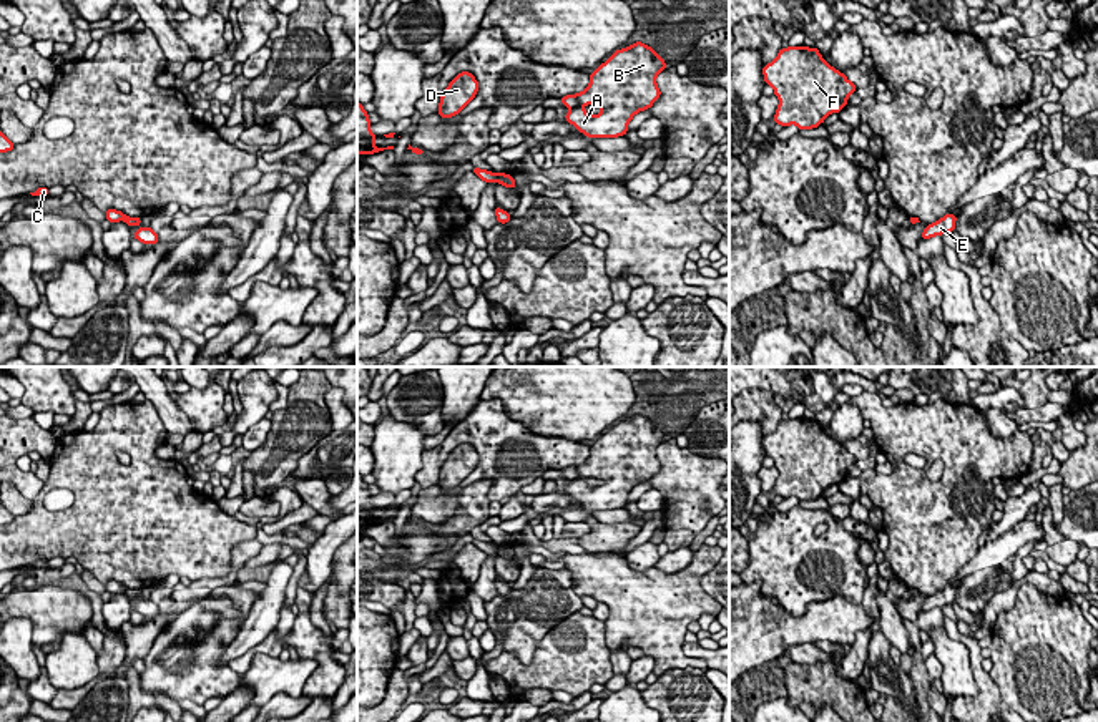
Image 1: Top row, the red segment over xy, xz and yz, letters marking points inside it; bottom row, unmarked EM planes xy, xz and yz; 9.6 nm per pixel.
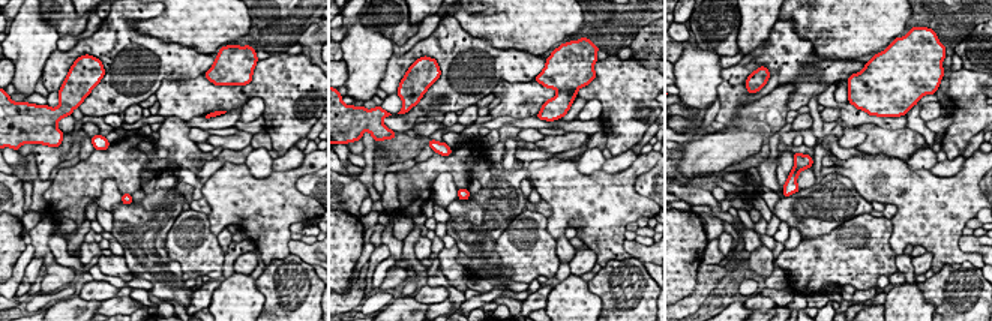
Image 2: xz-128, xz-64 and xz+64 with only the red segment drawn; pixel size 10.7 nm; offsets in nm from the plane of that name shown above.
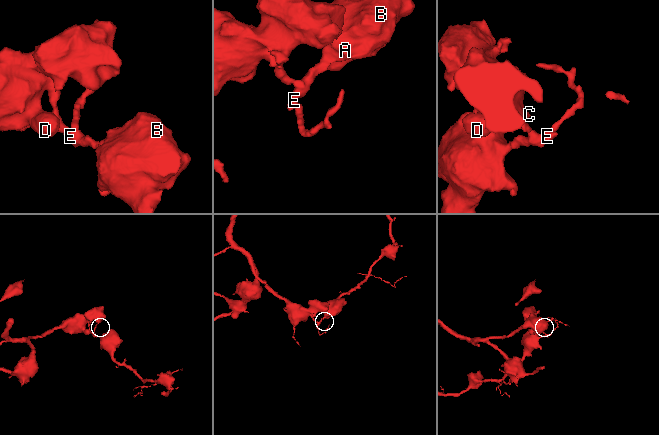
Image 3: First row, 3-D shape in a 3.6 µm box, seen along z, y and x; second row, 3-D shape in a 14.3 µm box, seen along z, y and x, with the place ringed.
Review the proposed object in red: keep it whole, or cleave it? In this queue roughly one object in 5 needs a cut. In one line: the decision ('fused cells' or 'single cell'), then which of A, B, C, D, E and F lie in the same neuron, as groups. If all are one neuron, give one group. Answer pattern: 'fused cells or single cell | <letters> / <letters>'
fused cells | A B E / C D F

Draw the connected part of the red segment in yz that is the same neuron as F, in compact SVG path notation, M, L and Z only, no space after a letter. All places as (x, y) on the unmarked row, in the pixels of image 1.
M807 418L781 420L776 432L762 440L766 456L774 460L779 478L776 496L817 500L831 485L847 476L855 456L826 435L819 422Z

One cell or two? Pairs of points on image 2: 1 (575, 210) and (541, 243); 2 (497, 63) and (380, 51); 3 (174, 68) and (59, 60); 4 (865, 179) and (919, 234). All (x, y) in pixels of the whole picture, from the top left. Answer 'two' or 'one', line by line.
1: two
2: two
3: one
4: one

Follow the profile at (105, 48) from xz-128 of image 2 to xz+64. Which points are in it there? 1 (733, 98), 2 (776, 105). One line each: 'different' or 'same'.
1: same
2: different

